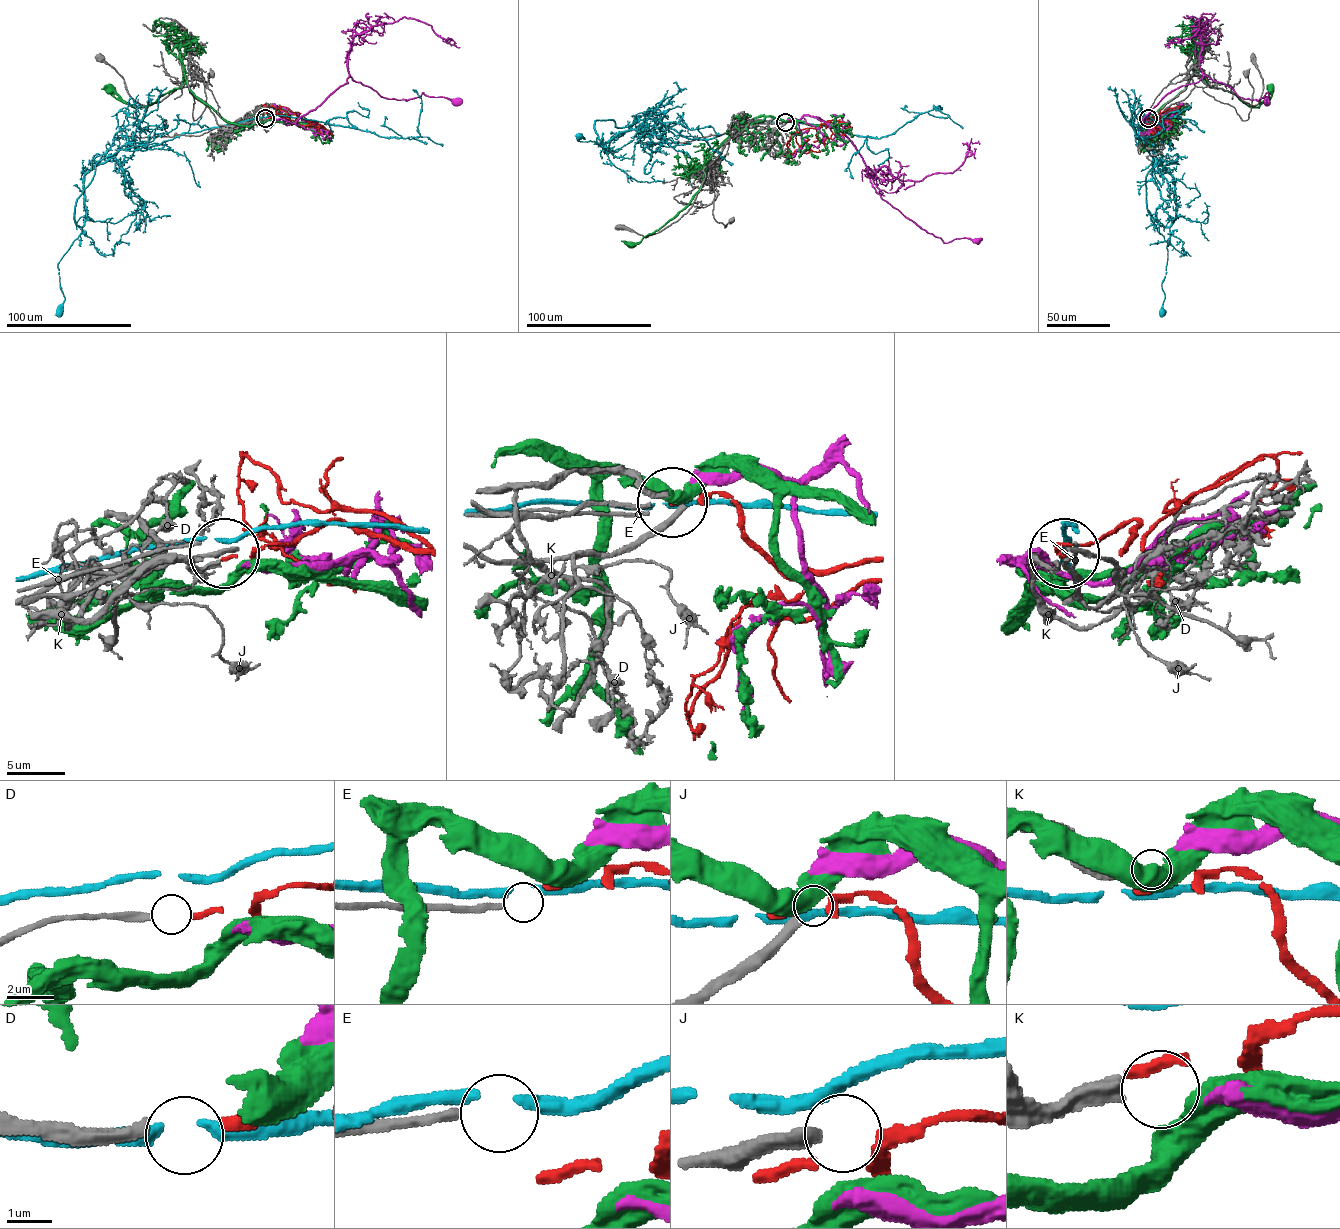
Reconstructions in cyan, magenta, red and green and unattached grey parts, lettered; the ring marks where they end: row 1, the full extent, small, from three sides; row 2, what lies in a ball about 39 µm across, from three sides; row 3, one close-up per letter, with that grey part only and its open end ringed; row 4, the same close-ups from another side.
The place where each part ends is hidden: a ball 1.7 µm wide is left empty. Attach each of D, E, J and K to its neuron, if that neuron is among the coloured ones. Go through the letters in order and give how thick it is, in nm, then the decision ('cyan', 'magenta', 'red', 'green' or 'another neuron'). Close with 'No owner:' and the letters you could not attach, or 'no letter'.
D: 320 nm thick; red
E: 220 nm thick; another neuron
J: 400 nm thick; another neuron
K: 400 nm thick; another neuron
No owner: E, J, K

